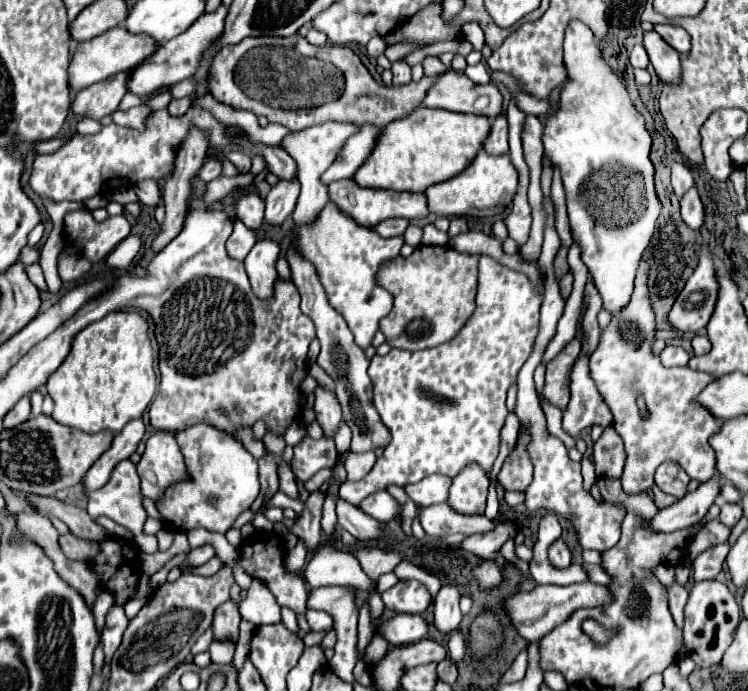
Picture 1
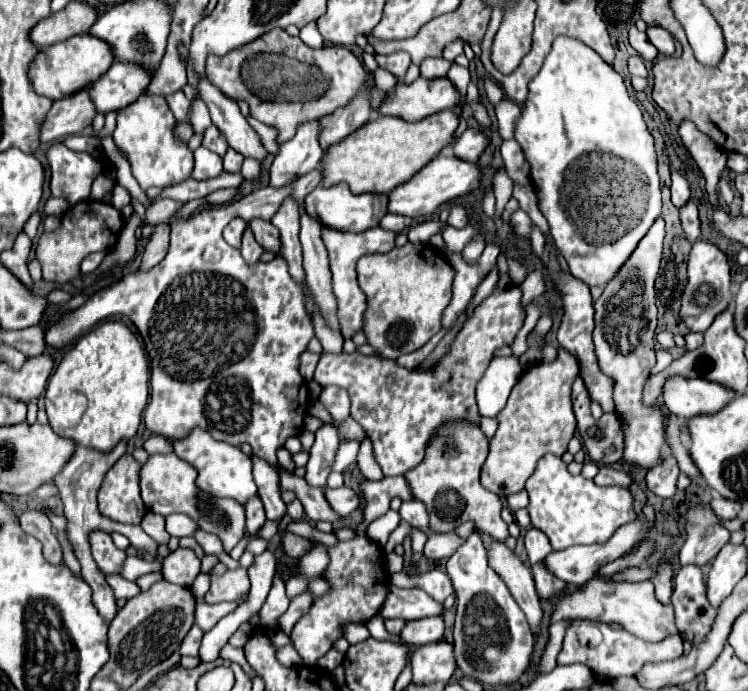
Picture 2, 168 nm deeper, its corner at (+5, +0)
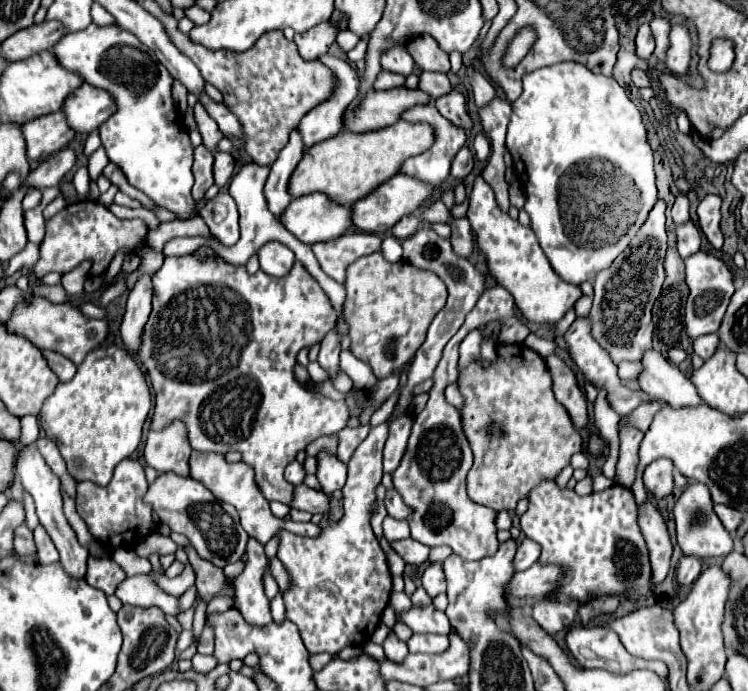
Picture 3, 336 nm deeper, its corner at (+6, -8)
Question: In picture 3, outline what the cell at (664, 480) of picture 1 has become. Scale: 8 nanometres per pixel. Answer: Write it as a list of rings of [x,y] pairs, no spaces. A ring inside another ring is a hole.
[[[657,459],[643,471],[645,489],[655,497],[663,499],[673,489],[673,463],[669,459]]]

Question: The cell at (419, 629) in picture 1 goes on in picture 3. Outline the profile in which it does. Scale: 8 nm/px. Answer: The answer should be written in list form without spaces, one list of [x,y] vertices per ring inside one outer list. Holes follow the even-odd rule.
[[[413,635],[407,641],[409,653],[431,653],[431,655],[439,655],[445,653],[449,649],[449,639],[445,635]]]

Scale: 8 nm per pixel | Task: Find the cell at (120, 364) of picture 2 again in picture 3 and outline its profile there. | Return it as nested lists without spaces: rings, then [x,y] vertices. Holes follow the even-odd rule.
[[[111,345],[109,349],[91,351],[85,357],[85,361],[77,367],[77,375],[71,381],[57,385],[55,393],[45,399],[43,409],[39,413],[39,421],[45,435],[57,441],[57,447],[67,463],[69,475],[77,483],[93,481],[105,487],[113,477],[115,465],[127,459],[139,447],[143,425],[149,417],[149,411],[151,411],[151,391],[141,367],[125,349]]]

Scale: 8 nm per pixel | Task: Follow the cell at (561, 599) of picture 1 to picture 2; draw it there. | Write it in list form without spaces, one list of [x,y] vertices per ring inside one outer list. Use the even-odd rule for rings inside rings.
[[[592,577],[582,587],[574,589],[572,593],[564,595],[550,615],[552,623],[558,621],[574,621],[574,619],[592,619],[602,623],[620,623],[634,635],[646,641],[660,641],[672,633],[676,633],[674,625],[674,611],[672,607],[664,607],[654,597],[654,583],[640,581],[640,583],[610,583],[598,577]]]

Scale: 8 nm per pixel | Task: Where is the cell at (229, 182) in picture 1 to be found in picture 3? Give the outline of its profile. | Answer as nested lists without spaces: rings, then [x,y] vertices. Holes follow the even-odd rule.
[[[77,201],[47,221],[47,231],[41,241],[41,259],[35,265],[35,275],[43,277],[49,271],[65,275],[85,259],[91,259],[93,267],[89,277],[99,277],[109,269],[109,263],[119,249],[127,249],[127,255],[135,255],[139,245],[145,243],[147,225],[141,219],[117,219],[105,205],[97,201]]]

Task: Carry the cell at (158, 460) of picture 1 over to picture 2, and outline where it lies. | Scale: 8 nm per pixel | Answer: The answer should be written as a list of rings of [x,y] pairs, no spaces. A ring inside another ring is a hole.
[[[174,453],[166,455],[150,455],[148,461],[140,469],[140,491],[142,499],[146,503],[146,509],[160,513],[160,515],[172,515],[172,513],[184,513],[190,515],[202,531],[214,533],[222,539],[224,551],[230,553],[230,549],[244,537],[244,507],[232,499],[216,499],[198,487],[194,487],[196,481],[196,469],[176,457]]]

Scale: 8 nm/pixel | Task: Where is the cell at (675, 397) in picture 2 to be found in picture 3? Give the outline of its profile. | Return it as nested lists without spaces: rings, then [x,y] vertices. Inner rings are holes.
[[[649,349],[641,357],[643,371],[637,381],[639,387],[655,399],[669,403],[671,407],[699,405],[701,399],[695,391],[695,385],[679,371],[677,365],[669,363],[659,351]]]

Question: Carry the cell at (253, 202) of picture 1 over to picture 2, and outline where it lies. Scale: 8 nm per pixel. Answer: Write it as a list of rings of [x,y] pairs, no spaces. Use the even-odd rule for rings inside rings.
[[[250,219],[248,227],[252,229],[256,241],[266,247],[266,251],[278,251],[280,249],[280,235],[276,231],[276,227],[270,221],[264,219]]]

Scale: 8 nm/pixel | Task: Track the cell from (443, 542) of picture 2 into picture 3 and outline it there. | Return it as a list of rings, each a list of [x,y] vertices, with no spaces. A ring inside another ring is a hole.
[[[413,539],[391,541],[391,549],[401,559],[405,559],[405,563],[409,563],[409,565],[421,565],[423,561],[427,561],[427,555],[429,555],[429,547],[421,545],[419,541],[413,541]]]

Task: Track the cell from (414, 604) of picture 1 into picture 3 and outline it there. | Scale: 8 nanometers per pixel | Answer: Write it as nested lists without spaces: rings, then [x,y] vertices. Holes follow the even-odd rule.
[[[433,605],[423,607],[423,609],[413,607],[411,611],[403,613],[399,621],[409,625],[413,633],[441,633],[441,635],[451,633],[451,623],[447,615],[443,611],[437,611]]]

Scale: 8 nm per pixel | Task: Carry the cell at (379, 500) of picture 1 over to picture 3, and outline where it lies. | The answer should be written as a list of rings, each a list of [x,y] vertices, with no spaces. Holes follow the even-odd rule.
[[[295,485],[291,509],[301,509],[309,513],[327,513],[329,511],[329,497],[323,491],[315,491],[307,485]]]

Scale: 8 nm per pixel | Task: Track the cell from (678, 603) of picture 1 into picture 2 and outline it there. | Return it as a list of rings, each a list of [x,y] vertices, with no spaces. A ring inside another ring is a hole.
[[[664,563],[662,567],[658,567],[652,581],[656,585],[656,599],[664,605],[670,605],[670,597],[672,597],[672,567],[670,567],[670,563]]]

